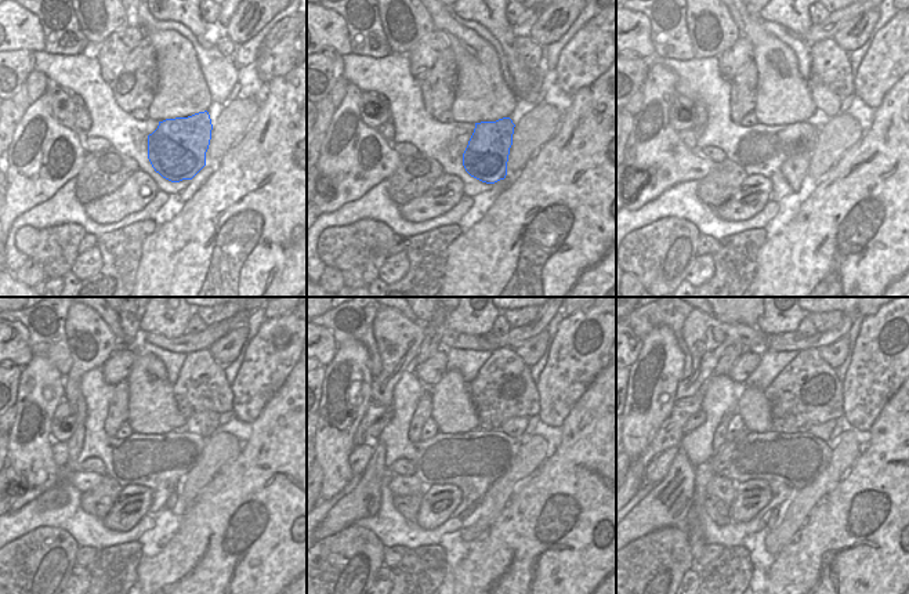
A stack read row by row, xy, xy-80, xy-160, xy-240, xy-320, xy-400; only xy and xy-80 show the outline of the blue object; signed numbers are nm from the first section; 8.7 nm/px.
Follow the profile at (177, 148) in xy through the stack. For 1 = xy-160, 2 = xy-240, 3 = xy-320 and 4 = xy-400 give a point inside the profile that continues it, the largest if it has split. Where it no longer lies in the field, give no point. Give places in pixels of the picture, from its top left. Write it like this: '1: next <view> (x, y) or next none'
1: next xy-160 (795, 169)
2: next xy-240 (176, 493)
3: next xy-320 (475, 504)
4: next xy-400 (771, 518)

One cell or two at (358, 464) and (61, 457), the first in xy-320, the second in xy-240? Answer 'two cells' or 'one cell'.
one cell

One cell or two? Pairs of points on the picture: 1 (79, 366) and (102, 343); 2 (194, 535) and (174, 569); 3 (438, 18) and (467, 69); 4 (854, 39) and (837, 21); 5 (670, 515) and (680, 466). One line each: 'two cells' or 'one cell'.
1: one cell
2: one cell
3: one cell
4: two cells
5: one cell

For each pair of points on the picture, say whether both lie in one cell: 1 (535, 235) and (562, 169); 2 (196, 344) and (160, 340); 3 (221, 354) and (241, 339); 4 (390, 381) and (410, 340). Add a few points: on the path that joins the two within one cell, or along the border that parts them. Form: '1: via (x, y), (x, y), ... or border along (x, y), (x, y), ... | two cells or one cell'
1: via (551, 218), (562, 207), (562, 185) | one cell
2: via (188, 344), (169, 344) | one cell
3: via (225, 350), (236, 343) | one cell
4: via (391, 372), (401, 350) | one cell

